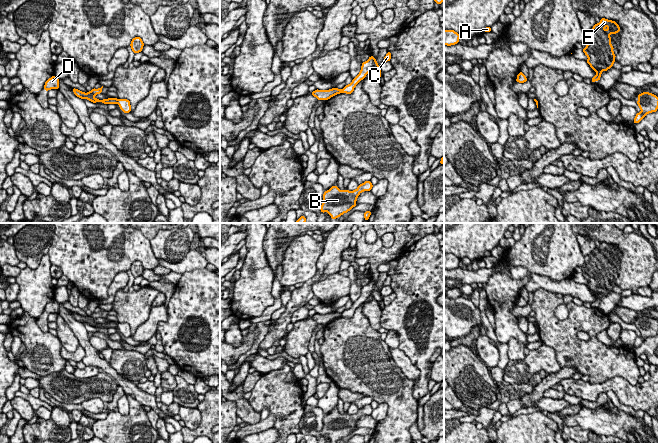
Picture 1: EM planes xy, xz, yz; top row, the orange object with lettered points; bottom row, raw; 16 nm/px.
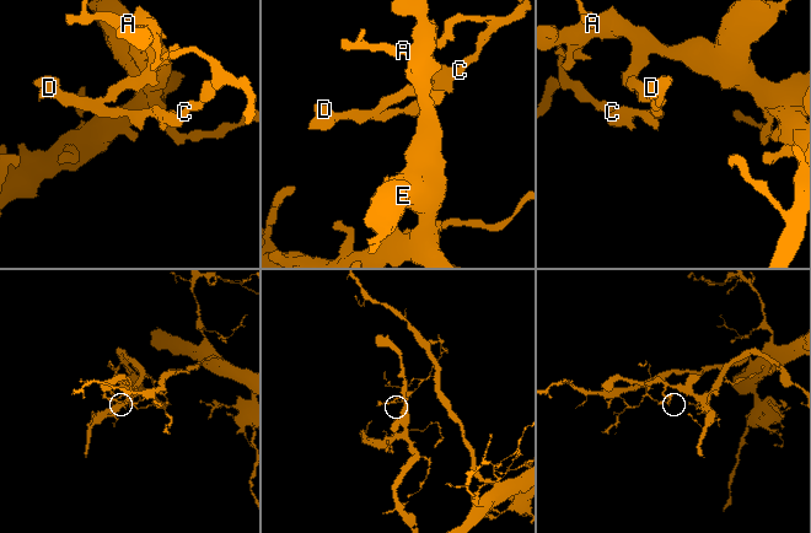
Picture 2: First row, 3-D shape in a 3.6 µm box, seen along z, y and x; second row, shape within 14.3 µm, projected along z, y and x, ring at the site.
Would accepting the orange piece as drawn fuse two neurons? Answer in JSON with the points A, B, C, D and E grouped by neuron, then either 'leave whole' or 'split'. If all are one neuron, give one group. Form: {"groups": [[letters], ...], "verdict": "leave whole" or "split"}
{"groups": [["A", "B", "D", "E"], ["C"]], "verdict": "split"}

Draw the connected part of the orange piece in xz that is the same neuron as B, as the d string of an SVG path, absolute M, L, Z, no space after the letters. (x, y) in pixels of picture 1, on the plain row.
M370 404L358 409L354 415L341 415L338 410L332 410L324 416L320 434L322 437L328 436L332 443L336 443L355 431L359 418L363 415L371 415L372 411Z

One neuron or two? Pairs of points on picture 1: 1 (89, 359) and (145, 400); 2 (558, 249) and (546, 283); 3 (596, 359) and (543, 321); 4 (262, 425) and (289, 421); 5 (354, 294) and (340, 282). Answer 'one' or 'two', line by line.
1: one
2: two
3: one
4: two
5: two

